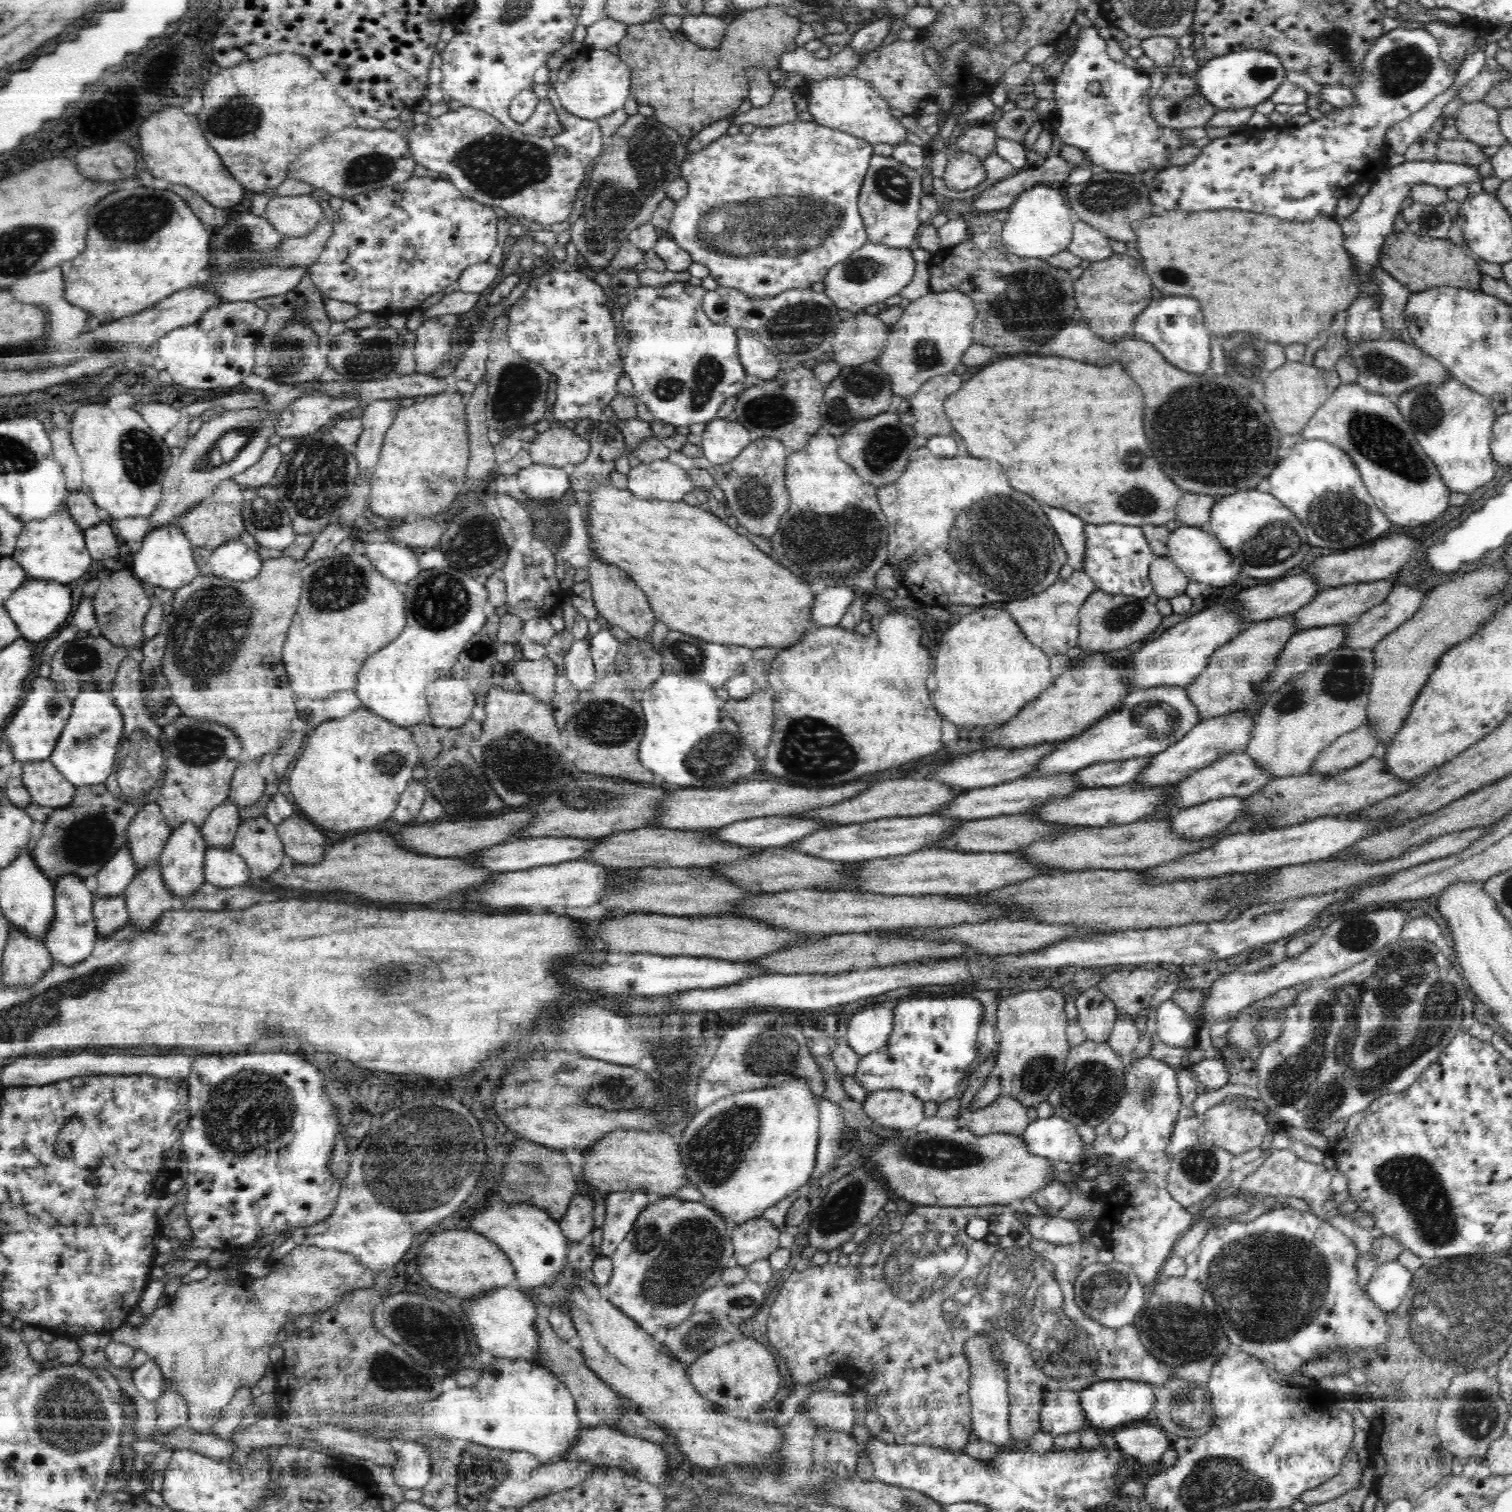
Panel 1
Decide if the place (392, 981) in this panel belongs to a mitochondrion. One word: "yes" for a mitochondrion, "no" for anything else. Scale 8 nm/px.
yes

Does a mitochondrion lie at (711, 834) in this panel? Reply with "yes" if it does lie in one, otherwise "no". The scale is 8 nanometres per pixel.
no

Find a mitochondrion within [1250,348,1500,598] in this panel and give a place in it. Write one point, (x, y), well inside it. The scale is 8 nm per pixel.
(1374, 436)

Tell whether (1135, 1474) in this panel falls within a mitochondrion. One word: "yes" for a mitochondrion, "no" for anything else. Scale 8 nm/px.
no

